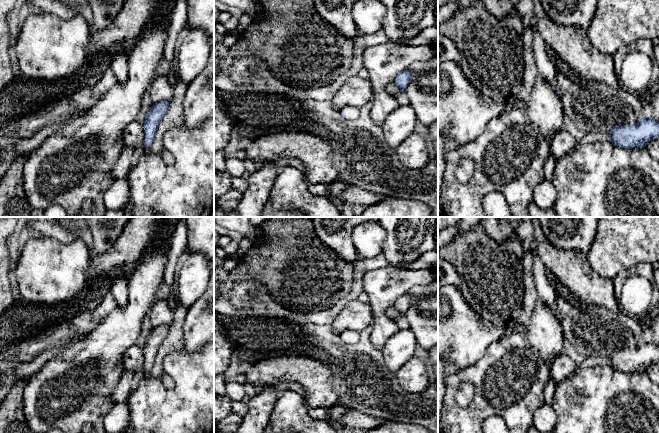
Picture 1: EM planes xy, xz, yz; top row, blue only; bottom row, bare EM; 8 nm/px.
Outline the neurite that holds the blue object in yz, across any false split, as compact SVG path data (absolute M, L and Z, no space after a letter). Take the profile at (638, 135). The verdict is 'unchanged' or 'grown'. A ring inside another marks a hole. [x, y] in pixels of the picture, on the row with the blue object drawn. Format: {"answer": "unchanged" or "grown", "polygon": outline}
{"answer": "unchanged", "polygon": "M646 115L632 125L619 125L608 131L611 143L624 149L644 148L653 139L659 138L659 121Z"}

